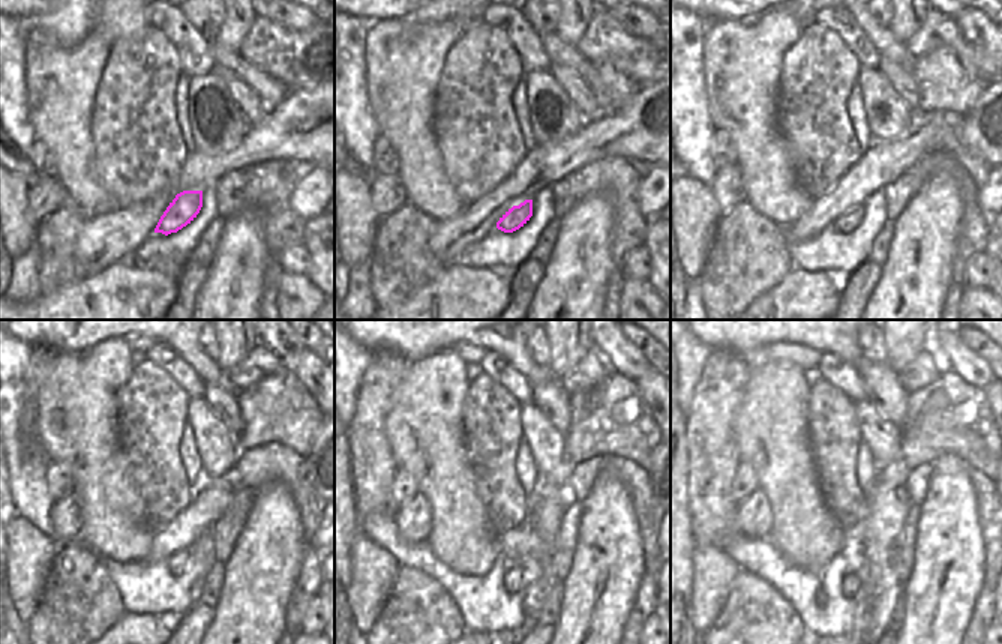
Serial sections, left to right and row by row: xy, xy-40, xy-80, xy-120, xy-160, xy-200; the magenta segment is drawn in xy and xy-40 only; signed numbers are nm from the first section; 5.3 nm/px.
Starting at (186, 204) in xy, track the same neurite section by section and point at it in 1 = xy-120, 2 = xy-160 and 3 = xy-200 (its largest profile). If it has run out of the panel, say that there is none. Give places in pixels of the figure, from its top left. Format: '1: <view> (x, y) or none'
1: xy-120 (176, 562)
2: xy-160 (513, 575)
3: xy-200 (852, 589)

